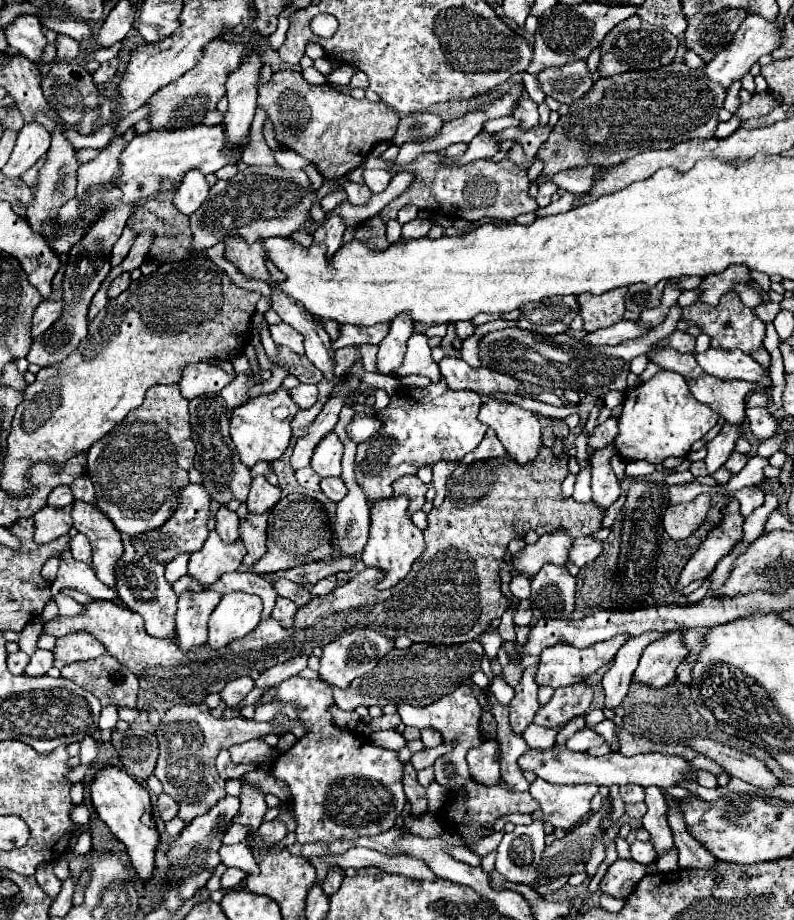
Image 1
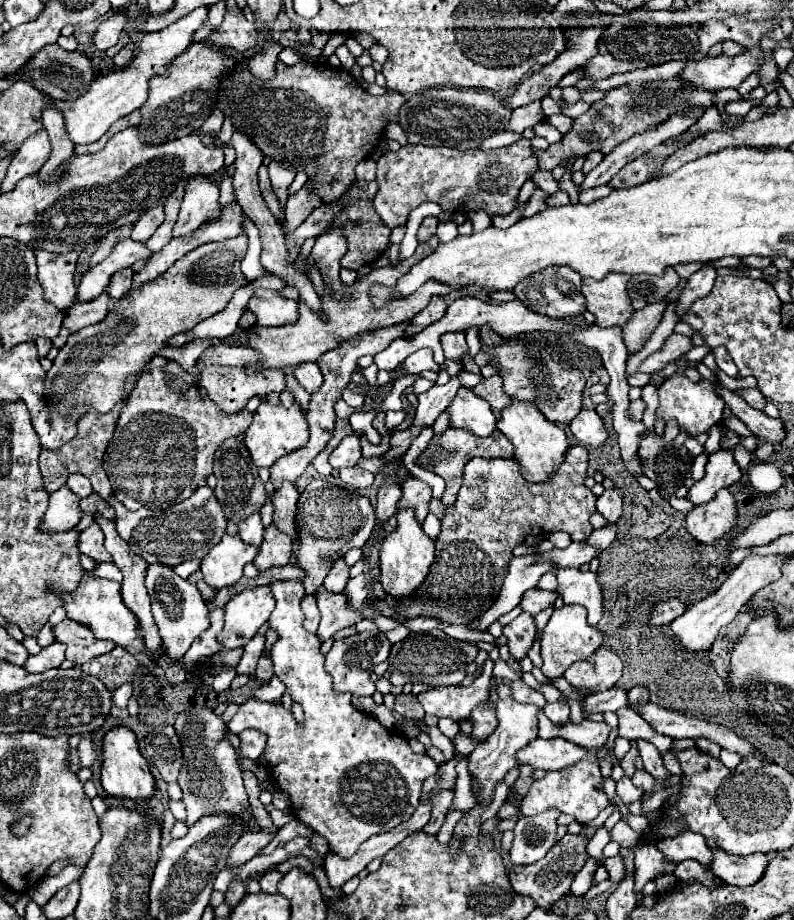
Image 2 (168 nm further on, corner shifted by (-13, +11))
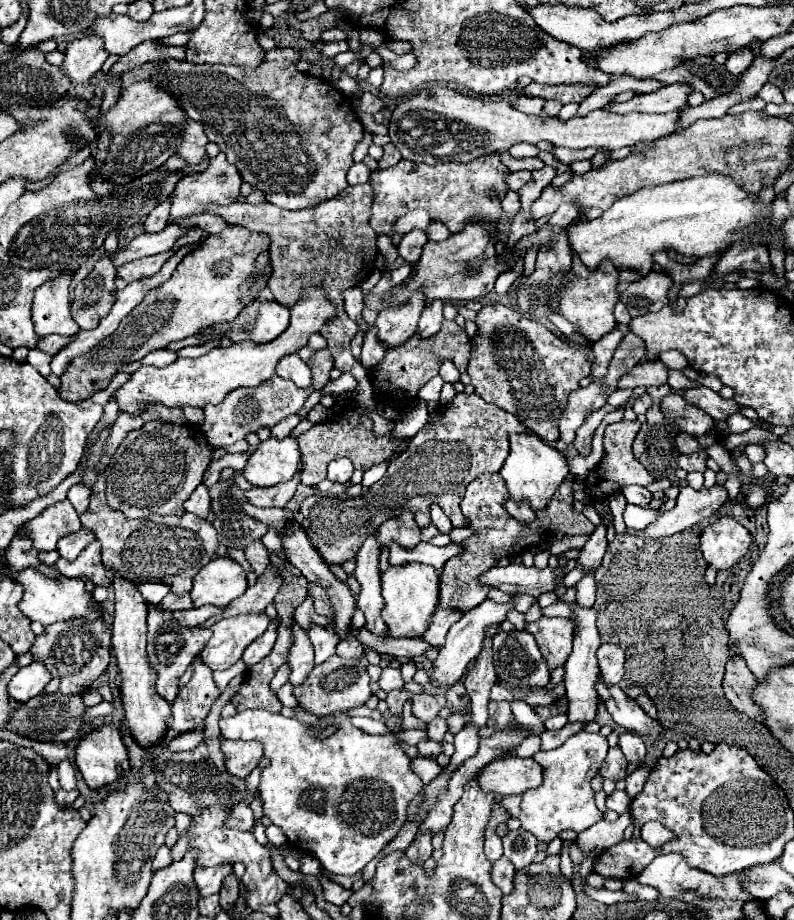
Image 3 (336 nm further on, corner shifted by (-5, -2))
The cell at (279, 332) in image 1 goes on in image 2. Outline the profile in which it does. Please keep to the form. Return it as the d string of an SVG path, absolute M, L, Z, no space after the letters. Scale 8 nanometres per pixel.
M256 289L248 309L256 315L256 323L262 327L288 325L298 319L298 303L270 289Z

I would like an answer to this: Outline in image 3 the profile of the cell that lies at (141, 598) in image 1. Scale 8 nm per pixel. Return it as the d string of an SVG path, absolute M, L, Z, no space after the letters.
M148 604L148 658L158 672L156 692L172 702L178 694L178 678L186 672L188 664L202 652L212 632L208 628L186 628L176 622L172 610L162 610L158 604Z

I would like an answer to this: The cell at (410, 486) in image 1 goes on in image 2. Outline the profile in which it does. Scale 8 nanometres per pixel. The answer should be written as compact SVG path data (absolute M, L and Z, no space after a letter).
M412 477L402 483L402 499L398 503L398 511L412 509L416 515L416 521L424 523L424 519L428 515L430 499L432 499L432 489L424 481Z

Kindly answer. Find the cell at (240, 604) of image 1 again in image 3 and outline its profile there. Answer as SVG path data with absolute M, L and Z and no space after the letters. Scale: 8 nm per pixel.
M250 612L232 618L218 620L212 624L212 638L200 652L204 664L212 670L226 670L242 658L242 652L258 636L266 632L270 618L264 612Z

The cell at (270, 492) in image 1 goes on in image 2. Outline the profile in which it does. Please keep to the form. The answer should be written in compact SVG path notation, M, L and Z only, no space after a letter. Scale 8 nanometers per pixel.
M286 483L284 487L280 487L280 491L276 491L272 497L274 523L280 531L290 535L292 539L298 539L298 531L296 531L296 523L294 523L298 497L300 497L300 493L296 491L296 487L292 483Z

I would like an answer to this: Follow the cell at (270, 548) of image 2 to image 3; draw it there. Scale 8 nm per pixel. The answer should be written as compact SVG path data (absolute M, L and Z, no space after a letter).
M268 568L268 572L264 572L264 576L258 576L256 584L248 586L244 596L240 596L240 600L234 600L222 616L214 616L208 622L204 622L204 628L210 628L220 618L230 618L230 616L248 614L248 612L262 612L274 600L280 584L282 584L282 578L276 576L272 568Z

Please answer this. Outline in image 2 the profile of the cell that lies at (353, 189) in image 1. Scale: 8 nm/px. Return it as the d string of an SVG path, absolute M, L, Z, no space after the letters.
M362 159L356 165L356 179L364 179L364 181L372 181L376 175L376 161L374 159Z

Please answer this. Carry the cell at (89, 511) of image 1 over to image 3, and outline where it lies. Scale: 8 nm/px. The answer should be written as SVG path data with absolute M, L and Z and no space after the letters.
M112 572L112 586L116 596L116 612L114 612L114 628L112 628L112 648L116 652L118 670L122 674L122 704L126 710L126 724L140 746L156 744L168 730L170 704L158 696L156 692L156 670L148 662L146 654L146 600L142 598L138 584L132 580L124 580L124 576L116 576Z

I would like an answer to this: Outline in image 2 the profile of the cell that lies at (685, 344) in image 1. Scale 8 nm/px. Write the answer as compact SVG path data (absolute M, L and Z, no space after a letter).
M672 333L656 353L652 353L650 357L646 357L646 359L640 363L638 371L652 375L652 373L664 369L668 363L680 359L680 357L682 357L684 353L688 353L690 349L692 349L692 339L688 339L688 337L684 337L684 335L678 335L678 333Z

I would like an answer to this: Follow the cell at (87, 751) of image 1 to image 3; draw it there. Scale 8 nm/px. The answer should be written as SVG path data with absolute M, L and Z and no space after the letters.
M62 760L58 764L58 774L60 774L60 786L64 790L74 790L76 788L76 768L72 766L70 760Z

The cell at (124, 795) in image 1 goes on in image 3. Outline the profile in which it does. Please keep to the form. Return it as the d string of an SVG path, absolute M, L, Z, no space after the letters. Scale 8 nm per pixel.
M112 724L86 734L76 748L76 766L94 790L132 772L120 730Z

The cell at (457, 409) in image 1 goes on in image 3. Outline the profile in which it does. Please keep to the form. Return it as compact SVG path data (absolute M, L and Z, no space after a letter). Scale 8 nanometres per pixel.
M374 532L364 540L360 550L356 552L356 568L354 568L354 576L360 584L356 606L364 612L366 628L374 634L382 634L386 630L386 624L380 616L384 600L380 596L378 556L380 556L380 546L378 546L378 536Z

